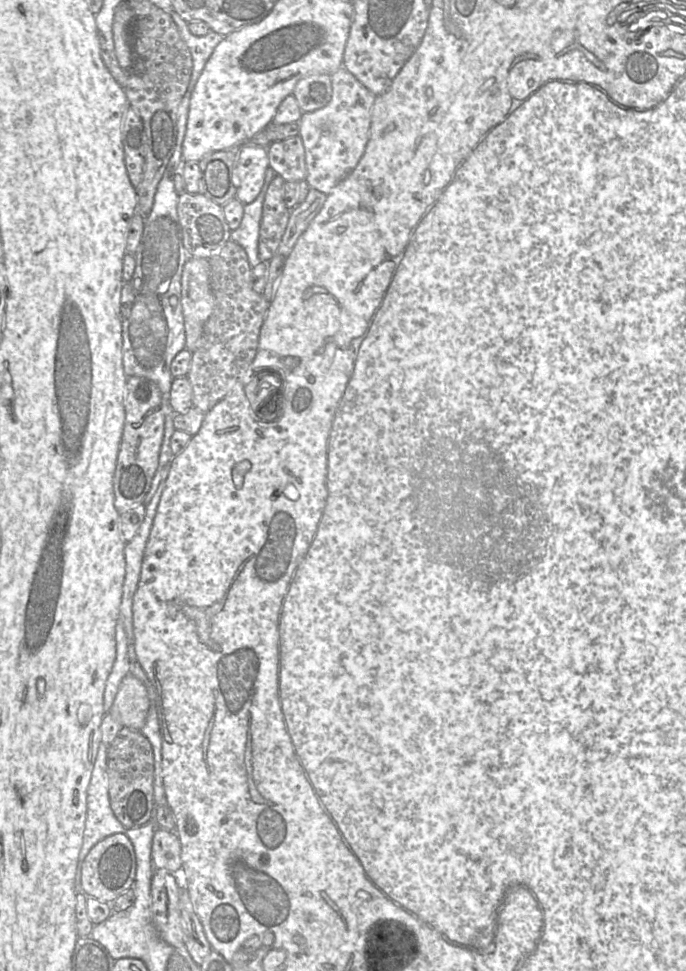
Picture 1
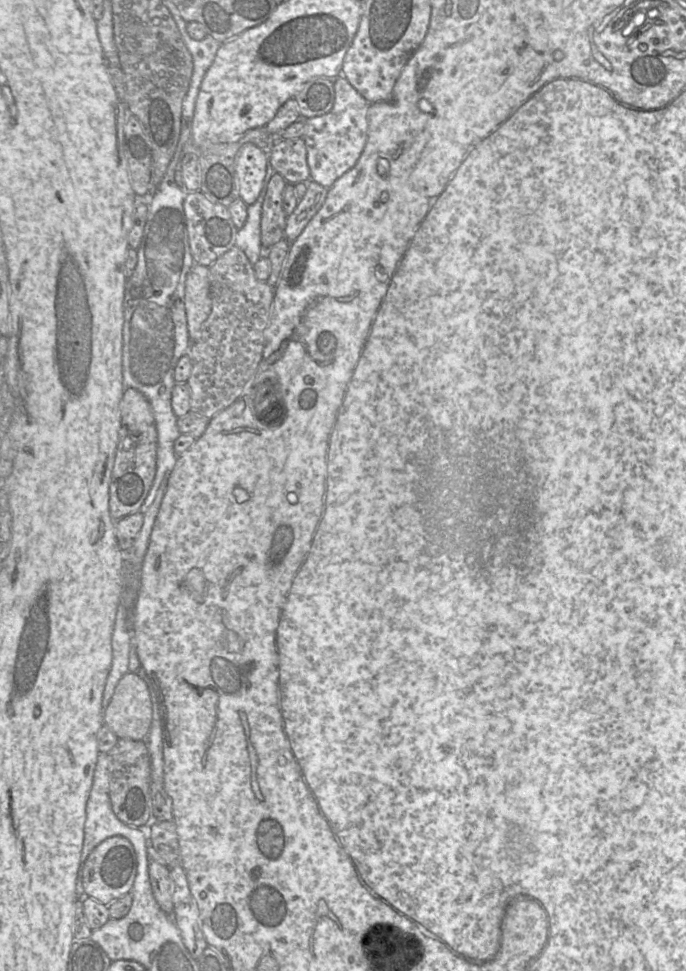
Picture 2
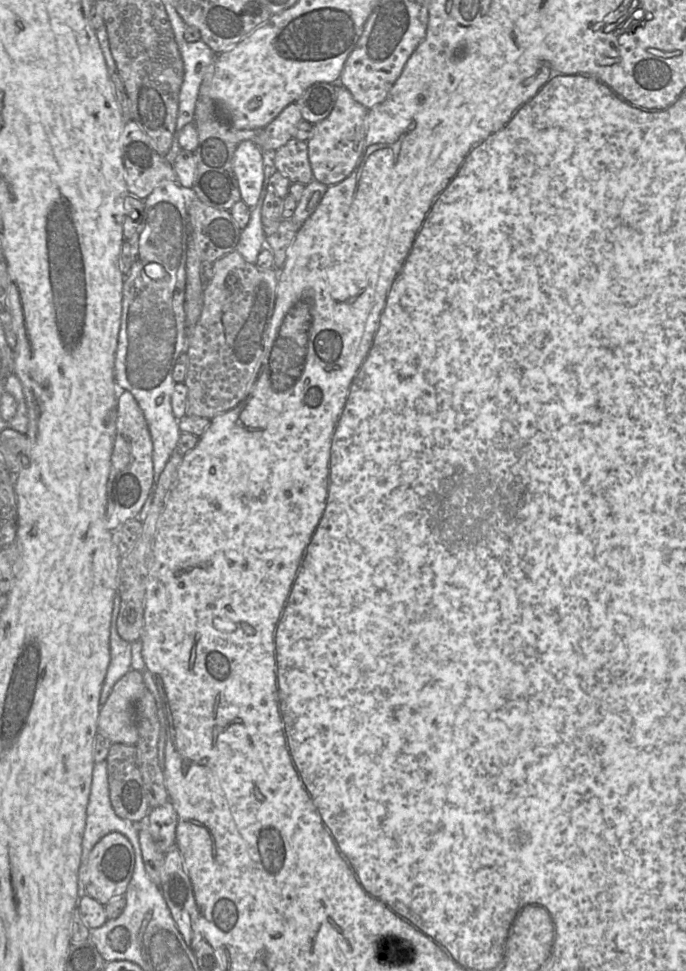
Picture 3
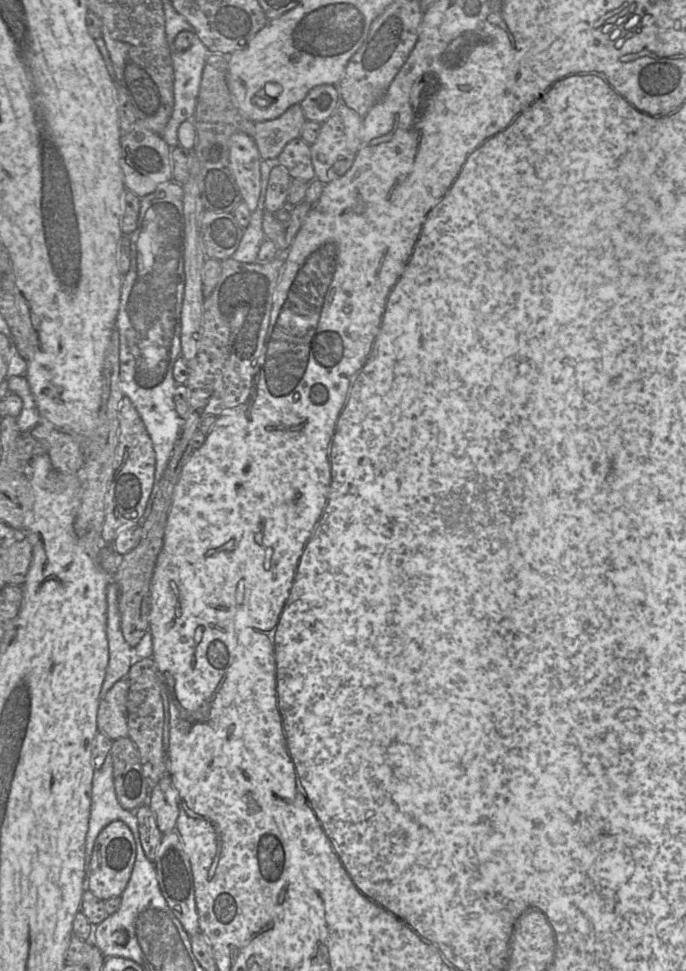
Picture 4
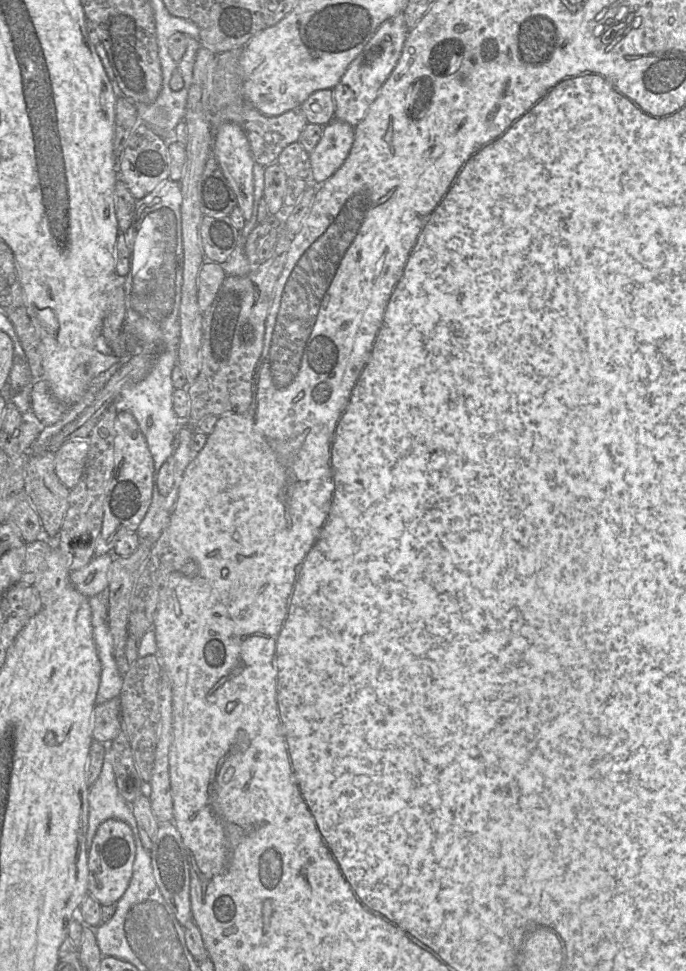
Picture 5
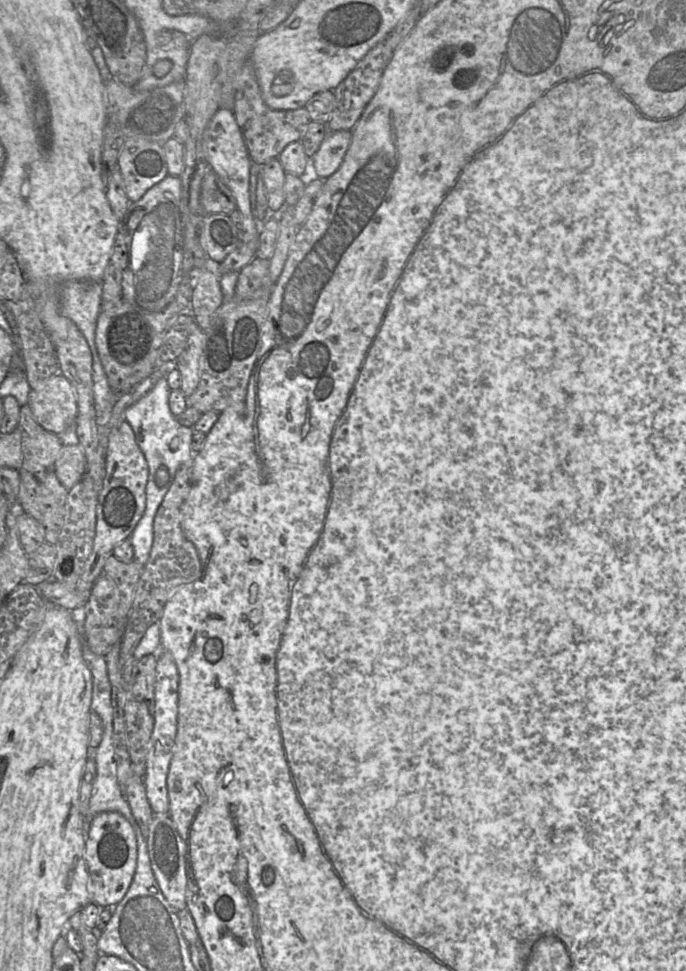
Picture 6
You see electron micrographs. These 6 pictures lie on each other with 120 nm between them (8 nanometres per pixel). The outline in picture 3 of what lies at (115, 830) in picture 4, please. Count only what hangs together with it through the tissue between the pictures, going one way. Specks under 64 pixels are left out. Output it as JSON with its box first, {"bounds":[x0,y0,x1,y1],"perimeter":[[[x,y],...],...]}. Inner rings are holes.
{"bounds":[85,832,135,905],"perimeter":[[[111,832],[93,847],[89,855],[85,877],[85,894],[106,905],[116,897],[123,896],[135,867],[135,853],[132,844],[124,835]]]}

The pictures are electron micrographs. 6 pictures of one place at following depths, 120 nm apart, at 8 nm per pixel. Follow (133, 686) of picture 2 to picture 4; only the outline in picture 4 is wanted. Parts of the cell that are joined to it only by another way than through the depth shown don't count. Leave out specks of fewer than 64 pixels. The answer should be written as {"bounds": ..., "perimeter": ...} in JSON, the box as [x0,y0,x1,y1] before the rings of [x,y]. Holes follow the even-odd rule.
{"bounds":[96,678,129,740],"perimeter":[[[123,678],[99,701],[96,714],[98,733],[106,735],[111,740],[128,737],[126,710],[128,691],[129,681]]]}

